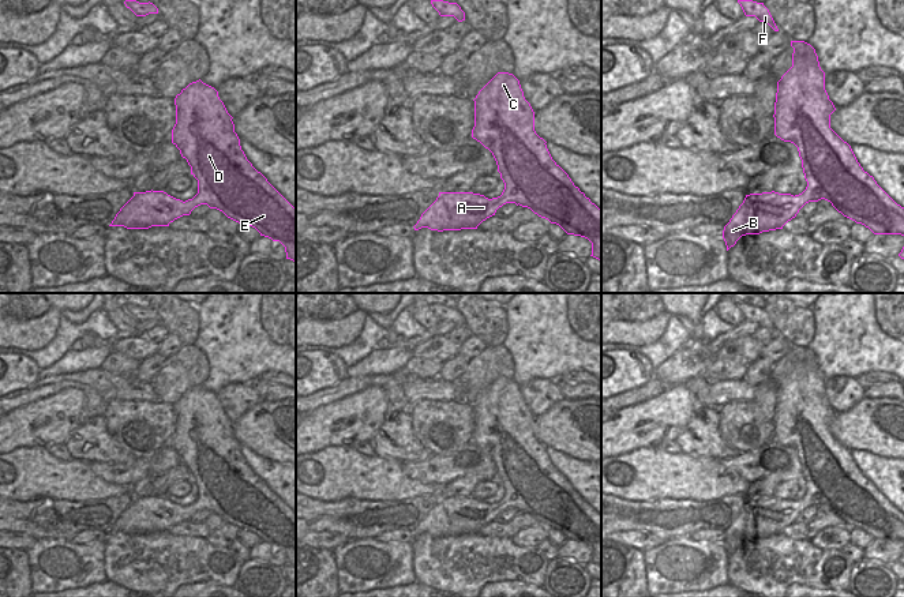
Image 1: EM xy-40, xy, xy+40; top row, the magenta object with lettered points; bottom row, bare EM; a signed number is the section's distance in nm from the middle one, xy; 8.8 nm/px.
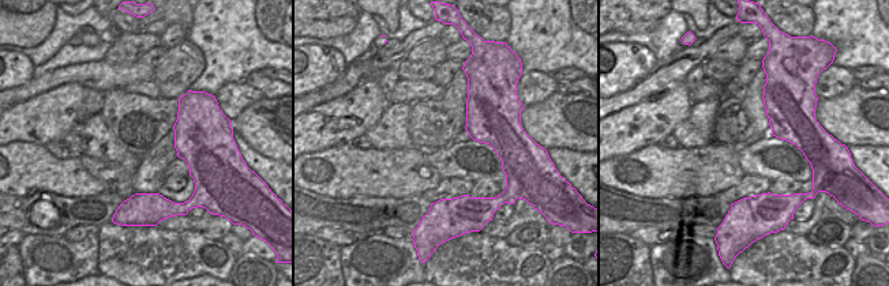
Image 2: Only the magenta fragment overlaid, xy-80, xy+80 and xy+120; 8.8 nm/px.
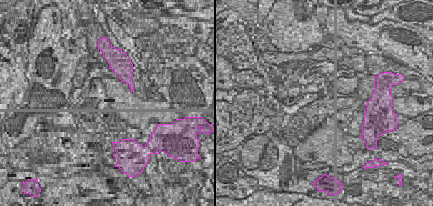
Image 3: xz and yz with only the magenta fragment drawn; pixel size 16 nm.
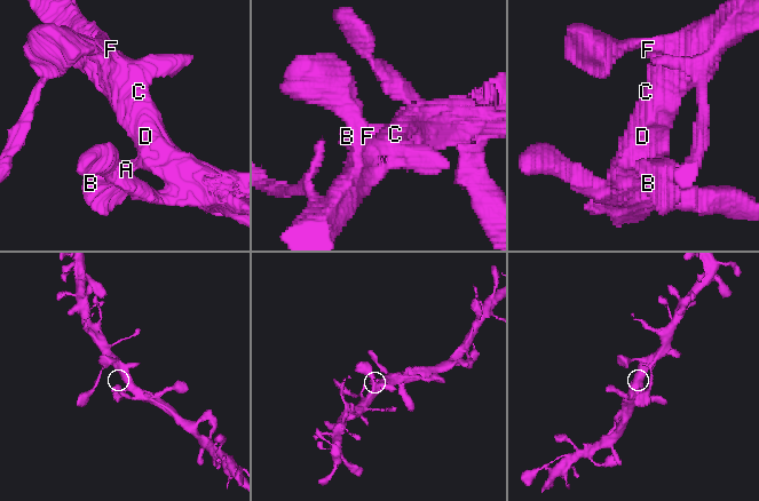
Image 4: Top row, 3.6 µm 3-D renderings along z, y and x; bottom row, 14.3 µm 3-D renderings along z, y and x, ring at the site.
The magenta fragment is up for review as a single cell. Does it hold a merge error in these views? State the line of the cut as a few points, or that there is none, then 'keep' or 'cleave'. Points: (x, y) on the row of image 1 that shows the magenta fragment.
no cut | keep

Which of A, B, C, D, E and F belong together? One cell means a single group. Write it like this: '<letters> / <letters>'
A B C D E F

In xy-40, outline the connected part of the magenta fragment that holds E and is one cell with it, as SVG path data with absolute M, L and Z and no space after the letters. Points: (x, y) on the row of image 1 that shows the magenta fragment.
M199 79L176 95L175 105L176 124L172 129L172 143L191 166L191 174L198 180L198 194L183 202L164 191L134 192L109 226L127 229L169 226L175 219L190 215L195 207L207 204L239 224L255 228L260 236L280 241L285 247L286 259L296 263L296 209L247 159L235 132L233 117L220 100L218 91Z

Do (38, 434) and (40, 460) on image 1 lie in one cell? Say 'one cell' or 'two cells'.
two cells

